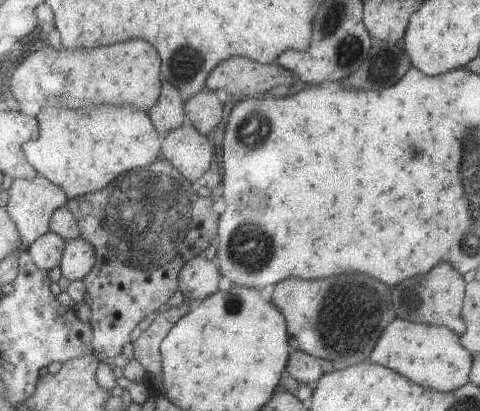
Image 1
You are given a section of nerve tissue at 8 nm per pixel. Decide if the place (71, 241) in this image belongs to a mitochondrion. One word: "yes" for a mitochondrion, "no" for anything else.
no

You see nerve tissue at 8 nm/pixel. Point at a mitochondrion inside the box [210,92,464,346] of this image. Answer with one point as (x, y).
(250, 250)

